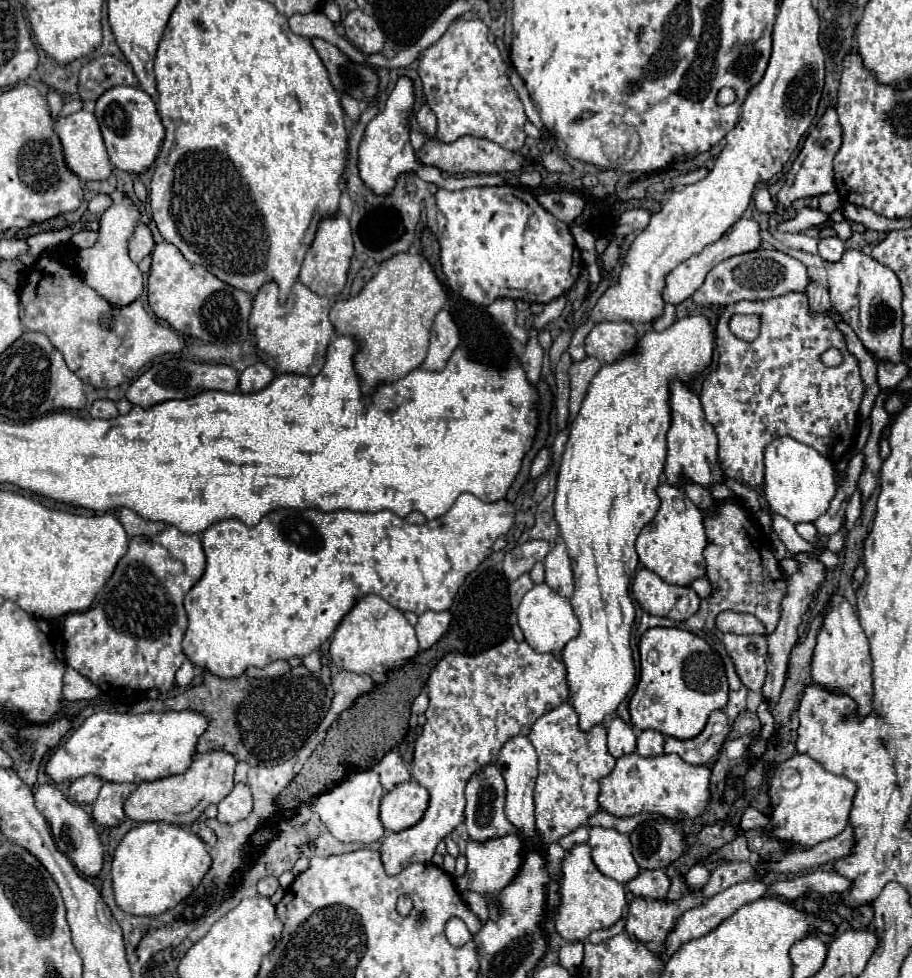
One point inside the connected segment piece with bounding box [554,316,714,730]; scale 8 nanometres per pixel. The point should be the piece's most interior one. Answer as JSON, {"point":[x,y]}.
{"point":[606,491]}

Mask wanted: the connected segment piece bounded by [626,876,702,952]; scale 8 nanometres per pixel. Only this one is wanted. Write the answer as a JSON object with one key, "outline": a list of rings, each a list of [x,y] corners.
{"outline":[[[674,876],[672,878],[672,886],[670,886],[670,894],[666,900],[646,900],[646,898],[636,898],[630,902],[628,906],[628,916],[626,916],[626,932],[632,940],[644,942],[644,946],[648,946],[652,952],[660,952],[664,950],[666,938],[668,934],[674,930],[676,920],[690,908],[696,908],[702,904],[702,892],[690,892],[684,884],[682,876]]]}

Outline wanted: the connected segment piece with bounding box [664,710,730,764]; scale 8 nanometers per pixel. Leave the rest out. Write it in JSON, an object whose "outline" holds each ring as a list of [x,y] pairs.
{"outline":[[[714,710],[706,722],[706,728],[690,738],[690,740],[678,740],[678,738],[666,738],[664,752],[678,754],[688,764],[708,764],[718,752],[720,746],[726,742],[726,736],[730,732],[728,716],[724,710]]]}

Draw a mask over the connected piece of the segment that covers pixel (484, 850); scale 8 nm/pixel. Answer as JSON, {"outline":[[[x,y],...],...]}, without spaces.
{"outline":[[[504,836],[494,838],[488,842],[468,842],[466,848],[466,872],[454,880],[456,888],[460,892],[478,892],[478,894],[498,894],[504,886],[512,882],[512,878],[518,874],[522,860],[524,860],[524,840],[520,836]]]}

